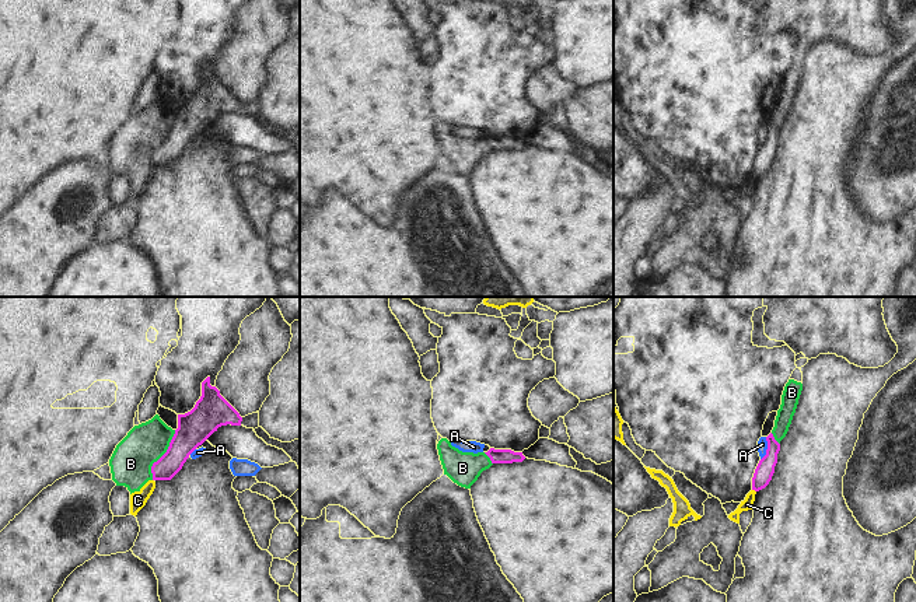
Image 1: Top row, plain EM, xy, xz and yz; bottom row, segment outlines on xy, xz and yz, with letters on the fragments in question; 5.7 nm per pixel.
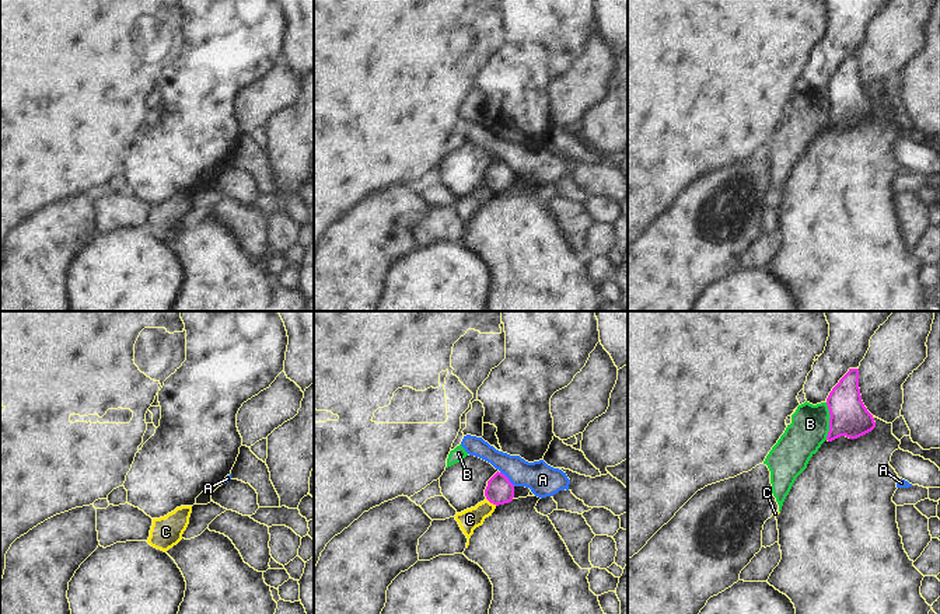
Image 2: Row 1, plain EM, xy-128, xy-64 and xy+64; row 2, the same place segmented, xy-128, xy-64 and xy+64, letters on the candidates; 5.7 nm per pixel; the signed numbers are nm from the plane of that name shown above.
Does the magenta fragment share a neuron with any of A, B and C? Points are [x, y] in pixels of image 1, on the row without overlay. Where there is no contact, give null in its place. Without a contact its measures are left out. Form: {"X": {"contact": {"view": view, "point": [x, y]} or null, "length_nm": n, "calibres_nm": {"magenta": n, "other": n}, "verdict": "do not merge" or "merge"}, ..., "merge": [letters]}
{"A": {"contact": {"view": "yz", "point": [768, 135]}, "length_nm": 140, "calibres_nm": {"magenta": 110, "other": 60}, "verdict": "do not merge"}, "B": {"contact": {"view": "xy", "point": [163, 142]}, "length_nm": 320, "calibres_nm": {"magenta": 190, "other": 240}, "verdict": "do not merge"}, "C": {"contact": {"view": "yz", "point": [754, 175]}, "length_nm": 30, "calibres_nm": {"magenta": 110, "other": 70}, "verdict": "do not merge"}, "merge": []}

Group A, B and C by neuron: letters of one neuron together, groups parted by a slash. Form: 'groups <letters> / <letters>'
groups A / B C

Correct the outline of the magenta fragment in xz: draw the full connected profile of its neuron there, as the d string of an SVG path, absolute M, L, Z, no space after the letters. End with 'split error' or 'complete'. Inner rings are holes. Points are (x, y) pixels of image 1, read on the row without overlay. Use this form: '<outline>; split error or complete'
M490 134L485 140L490 144L492 150L513 150L513 148L522 148L525 146L522 139L514 139L511 136Z; complete

